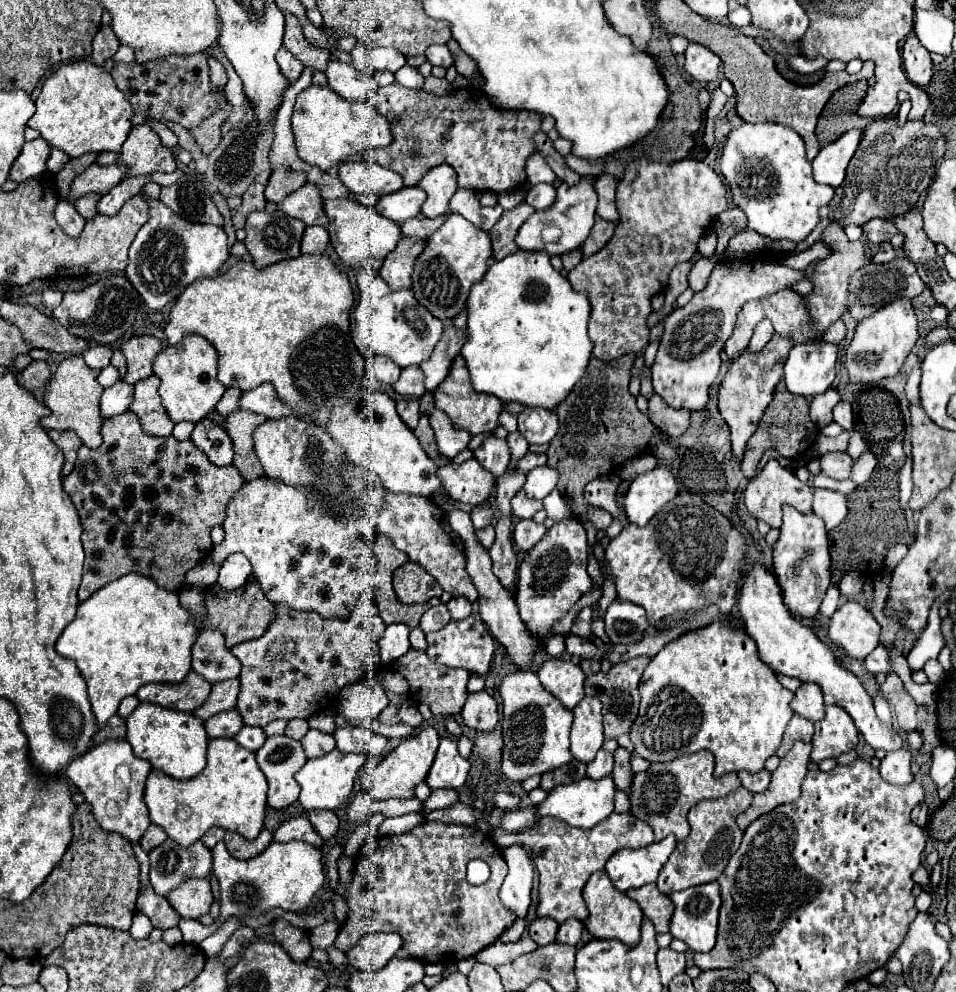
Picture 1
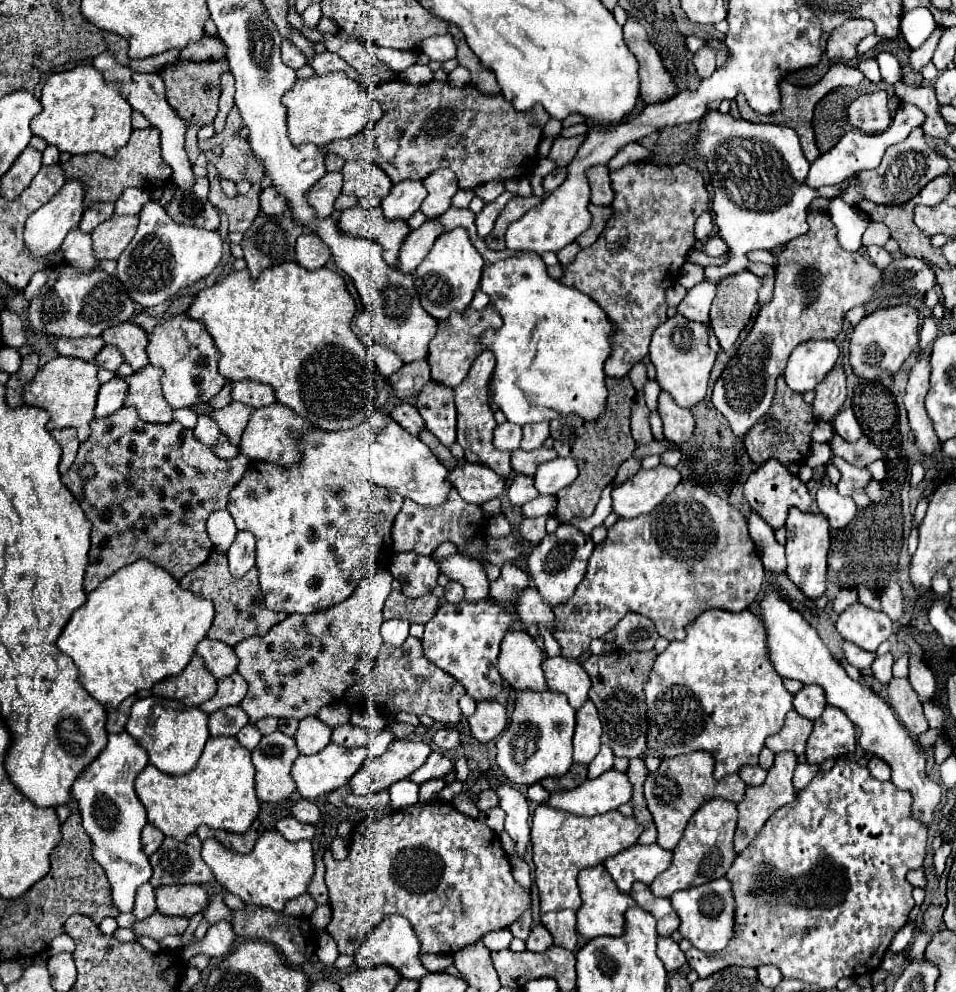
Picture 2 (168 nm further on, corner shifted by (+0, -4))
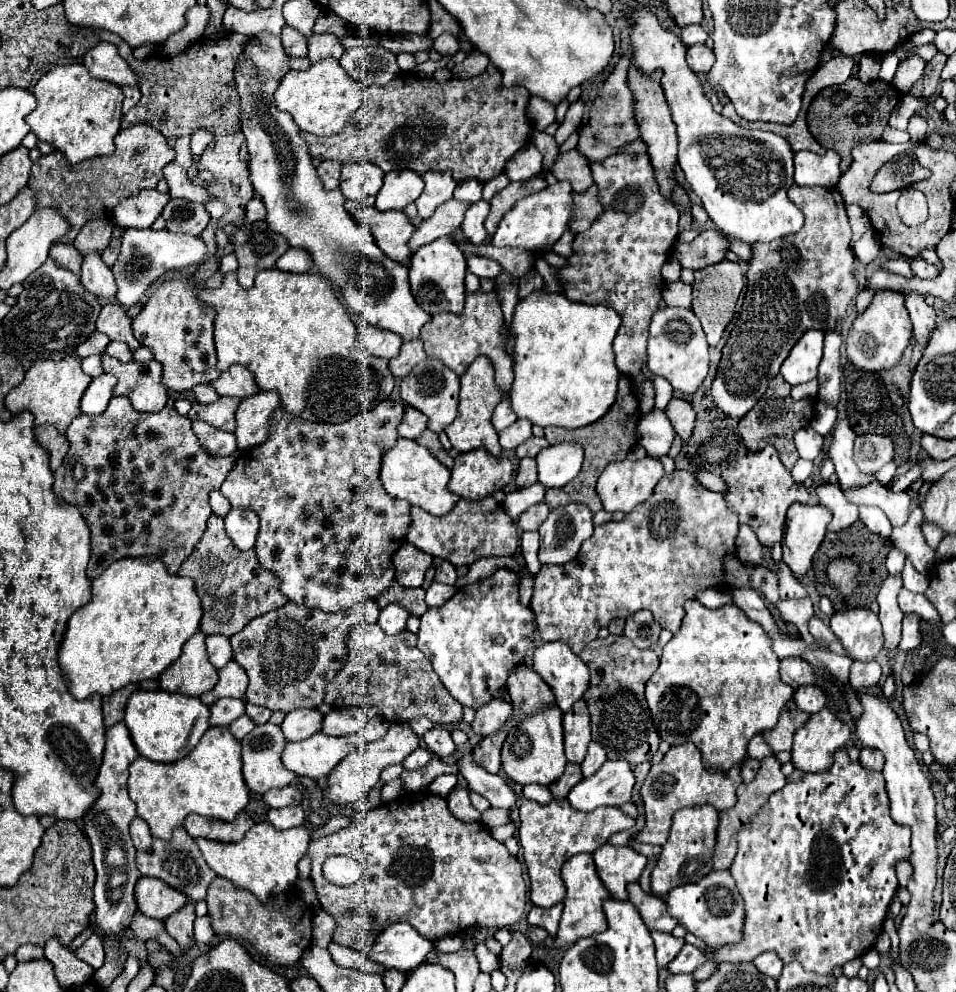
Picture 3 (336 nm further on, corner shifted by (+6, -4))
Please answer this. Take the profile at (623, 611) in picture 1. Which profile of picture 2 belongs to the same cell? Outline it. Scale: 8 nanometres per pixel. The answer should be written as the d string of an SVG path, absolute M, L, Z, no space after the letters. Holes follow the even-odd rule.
M627 613L613 631L617 635L617 647L625 651L653 649L655 641L659 639L655 623L639 613Z

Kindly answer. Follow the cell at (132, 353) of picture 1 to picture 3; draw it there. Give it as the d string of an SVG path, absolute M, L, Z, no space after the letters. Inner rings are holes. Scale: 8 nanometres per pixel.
M109 303L101 309L99 317L97 317L97 331L107 335L109 339L115 341L125 341L129 345L131 351L139 349L139 341L133 337L131 331L131 317L127 315L127 311L117 305L117 303Z

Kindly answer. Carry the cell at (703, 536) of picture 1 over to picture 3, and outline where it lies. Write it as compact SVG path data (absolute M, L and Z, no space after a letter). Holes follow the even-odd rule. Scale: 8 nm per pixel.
M675 469L657 483L653 497L645 501L645 505L637 507L621 521L609 521L601 527L595 527L595 533L583 543L573 563L561 567L541 565L539 573L535 575L531 597L531 609L535 613L539 637L545 643L565 641L571 651L579 655L583 647L597 637L597 631L607 627L611 619L627 619L639 609L651 611L661 629L667 629L675 635L681 625L683 603L687 599L697 599L699 591L717 585L725 585L727 589L759 589L769 603L777 603L777 579L767 577L767 571L737 557L737 533L739 517L727 505L725 497L705 489L693 477L693 473Z

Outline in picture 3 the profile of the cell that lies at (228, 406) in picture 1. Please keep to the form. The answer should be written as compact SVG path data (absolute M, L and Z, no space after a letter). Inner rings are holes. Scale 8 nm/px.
M197 385L197 389L193 389L193 393L199 403L215 403L219 399L217 391L211 385Z

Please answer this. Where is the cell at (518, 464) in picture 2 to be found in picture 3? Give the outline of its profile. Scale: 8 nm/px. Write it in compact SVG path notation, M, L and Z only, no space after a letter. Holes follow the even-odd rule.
M531 437L529 441L525 441L523 445L519 445L517 449L515 449L515 457L517 459L525 459L525 457L537 457L537 453L541 451L541 449L545 449L549 443L547 443L547 439L545 437Z

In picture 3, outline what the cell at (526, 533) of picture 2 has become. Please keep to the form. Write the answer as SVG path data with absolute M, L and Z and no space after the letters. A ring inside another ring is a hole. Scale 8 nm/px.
M537 503L537 505L533 505L531 509L527 509L527 511L519 517L517 525L519 525L521 531L537 531L537 529L541 527L541 523L547 519L547 515L549 515L547 505L545 505L545 503Z

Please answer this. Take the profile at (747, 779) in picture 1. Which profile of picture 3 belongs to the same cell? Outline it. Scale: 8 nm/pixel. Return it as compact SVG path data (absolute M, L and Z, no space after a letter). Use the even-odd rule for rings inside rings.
M747 757L747 759L741 763L741 777L743 777L743 783L753 781L755 775L757 775L757 771L759 771L759 761Z

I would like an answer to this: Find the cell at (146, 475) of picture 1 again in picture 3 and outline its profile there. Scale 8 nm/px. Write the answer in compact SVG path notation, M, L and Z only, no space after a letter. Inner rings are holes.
M113 397L101 415L79 415L67 429L69 453L53 473L53 491L67 503L77 505L91 529L91 561L87 577L97 579L113 561L123 557L159 557L171 575L189 559L211 517L209 493L219 489L231 473L237 455L209 457L191 431L191 421L181 417L173 407L159 413L137 413L129 399Z

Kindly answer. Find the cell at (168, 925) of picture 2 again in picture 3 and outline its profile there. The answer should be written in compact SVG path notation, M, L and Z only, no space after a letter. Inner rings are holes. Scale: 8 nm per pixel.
M191 901L181 911L165 919L167 933L179 943L181 949L189 949L193 945L193 921L195 921L195 907Z

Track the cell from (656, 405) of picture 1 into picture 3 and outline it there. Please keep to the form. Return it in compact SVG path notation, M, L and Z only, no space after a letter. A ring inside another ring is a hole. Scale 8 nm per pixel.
M673 397L669 401L669 405L665 407L665 415L669 417L675 433L687 441L693 433L693 425L695 425L695 411L693 407L685 401L685 399L679 399L679 397Z

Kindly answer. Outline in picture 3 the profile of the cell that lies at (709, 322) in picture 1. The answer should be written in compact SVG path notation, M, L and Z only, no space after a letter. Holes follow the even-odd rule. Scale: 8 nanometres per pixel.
M665 307L653 315L647 343L647 367L653 375L665 377L671 383L671 387L685 397L697 391L697 387L707 377L709 353L701 323L697 321L691 309Z

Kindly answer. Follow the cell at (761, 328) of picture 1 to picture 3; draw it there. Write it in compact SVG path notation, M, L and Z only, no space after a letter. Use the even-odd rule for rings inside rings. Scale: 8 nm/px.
M731 239L729 241L729 250L734 252L737 256L741 258L748 264L752 259L752 251L750 245L737 241L737 239Z

